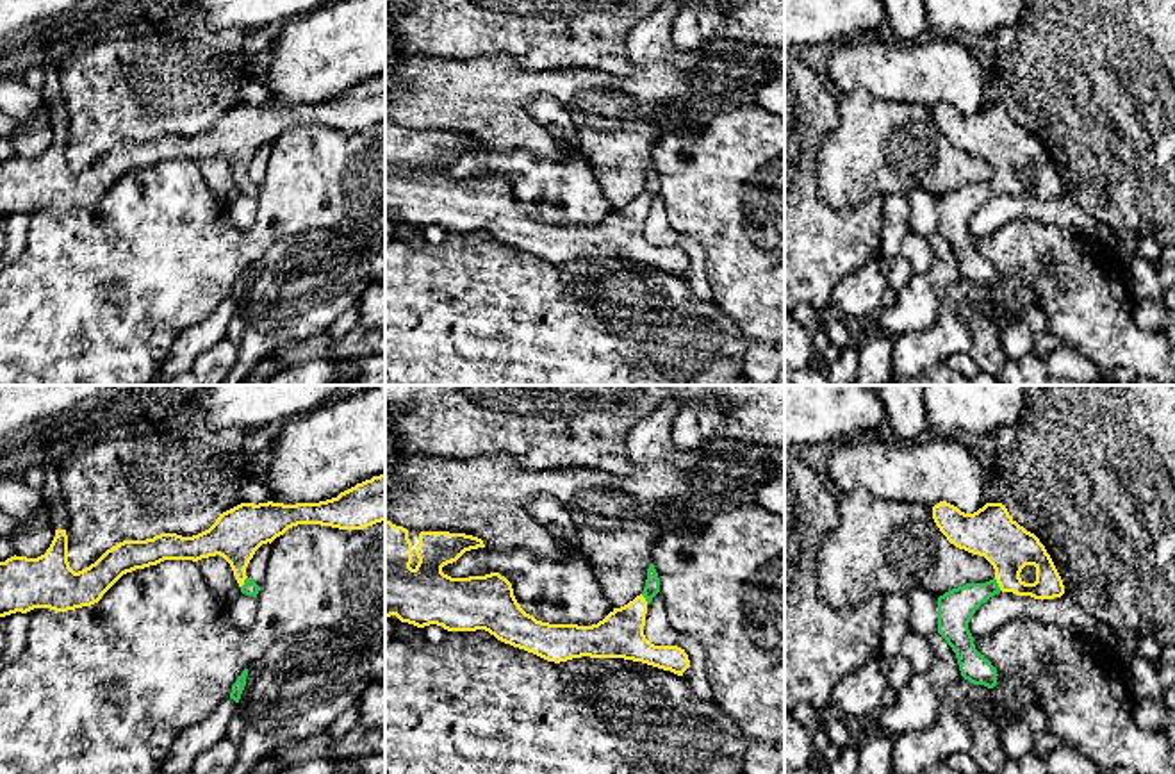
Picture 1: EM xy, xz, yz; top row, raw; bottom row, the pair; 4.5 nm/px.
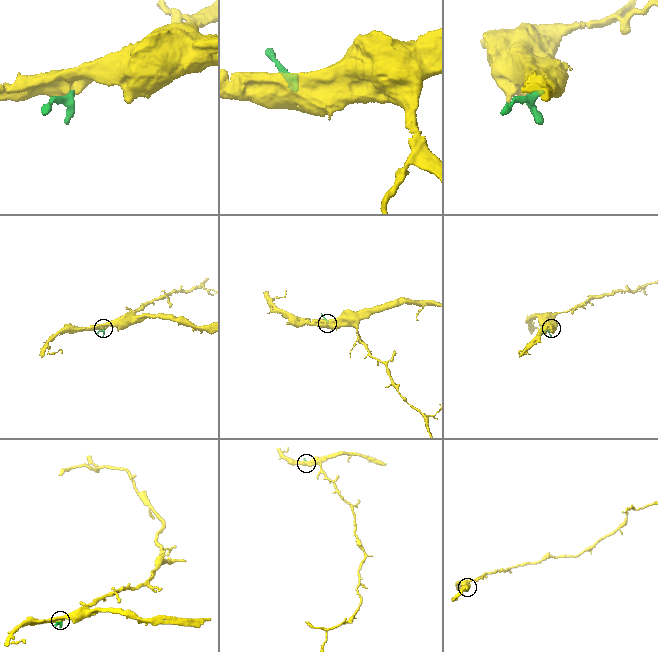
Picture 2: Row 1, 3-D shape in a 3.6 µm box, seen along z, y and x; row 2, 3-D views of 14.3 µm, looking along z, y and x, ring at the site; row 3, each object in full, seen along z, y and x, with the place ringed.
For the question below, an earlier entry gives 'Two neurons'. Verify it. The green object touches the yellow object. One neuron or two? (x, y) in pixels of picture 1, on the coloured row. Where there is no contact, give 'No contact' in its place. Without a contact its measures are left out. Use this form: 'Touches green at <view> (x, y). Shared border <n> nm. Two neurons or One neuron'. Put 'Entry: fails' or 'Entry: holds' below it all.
Touches green at yz (997, 584). Shared border 70 nm. One neuron
Entry: fails

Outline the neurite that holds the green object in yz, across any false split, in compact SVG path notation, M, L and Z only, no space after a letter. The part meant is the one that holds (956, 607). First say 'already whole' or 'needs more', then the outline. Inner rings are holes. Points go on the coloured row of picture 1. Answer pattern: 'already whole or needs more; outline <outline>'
needs more; outline M940 501L933 506L933 519L950 544L968 553L984 556L995 569L995 578L986 583L966 583L938 597L938 633L956 653L961 676L974 685L993 688L997 669L975 649L968 622L975 610L995 594L1013 592L1034 599L1054 599L1064 594L1063 580L1039 539L1020 526L1002 503L986 503L974 514L965 514L957 506ZM1025 565L1036 567L1036 581L1025 583L1020 572Z

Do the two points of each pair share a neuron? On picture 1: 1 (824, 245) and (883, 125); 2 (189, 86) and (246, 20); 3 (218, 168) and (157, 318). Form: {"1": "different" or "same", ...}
{"1": "different", "2": "different", "3": "different"}

